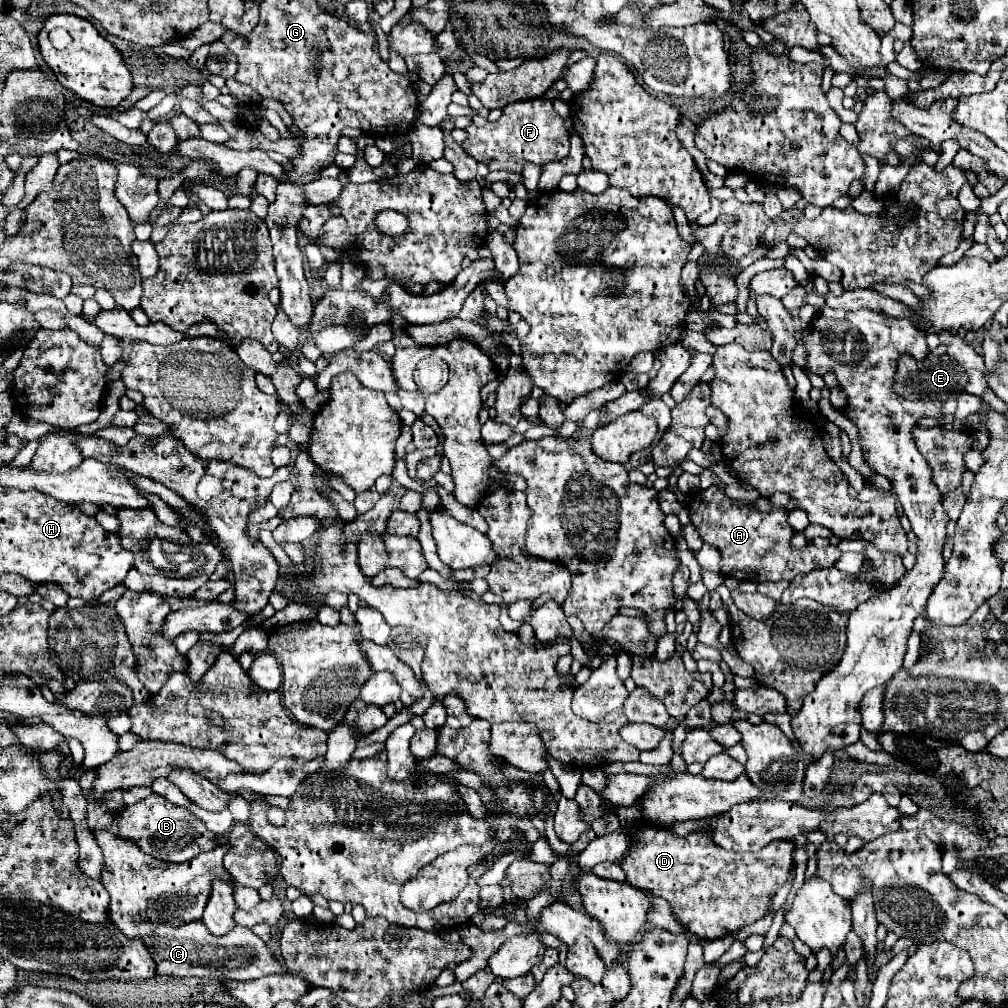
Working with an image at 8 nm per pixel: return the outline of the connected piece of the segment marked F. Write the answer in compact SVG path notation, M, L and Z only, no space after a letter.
M539 97L531 101L509 103L503 107L503 115L495 123L485 123L483 127L471 123L465 131L467 137L461 143L461 149L479 163L485 163L489 171L523 173L525 163L547 165L551 161L567 157L571 119L559 117L559 113L553 109L551 99Z

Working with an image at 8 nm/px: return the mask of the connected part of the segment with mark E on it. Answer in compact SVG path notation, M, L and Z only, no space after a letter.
M939 345L935 351L929 353L929 359L917 363L915 359L909 359L909 355L901 357L899 369L897 369L897 381L895 381L895 391L909 397L909 399L955 399L963 387L967 385L967 375L965 369L953 361L947 355L947 347Z

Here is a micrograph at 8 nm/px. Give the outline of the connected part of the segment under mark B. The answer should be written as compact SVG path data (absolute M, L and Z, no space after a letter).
M149 795L139 803L125 807L119 813L119 835L137 841L143 853L171 863L189 861L195 855L203 851L211 851L217 845L215 835L205 825L201 825L195 817L191 817L187 809L173 805L165 797L157 797L157 795Z

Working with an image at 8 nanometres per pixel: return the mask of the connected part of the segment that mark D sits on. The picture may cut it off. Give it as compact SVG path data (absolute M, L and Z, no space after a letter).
M645 821L629 823L627 831L631 833L629 853L619 861L621 869L627 875L627 883L643 887L653 895L667 899L683 927L705 941L721 939L761 919L767 911L771 891L777 891L789 879L793 867L795 845L791 841L771 841L757 853L731 853L715 845L711 831L697 831L687 837L679 837L671 833L669 827L655 827Z

